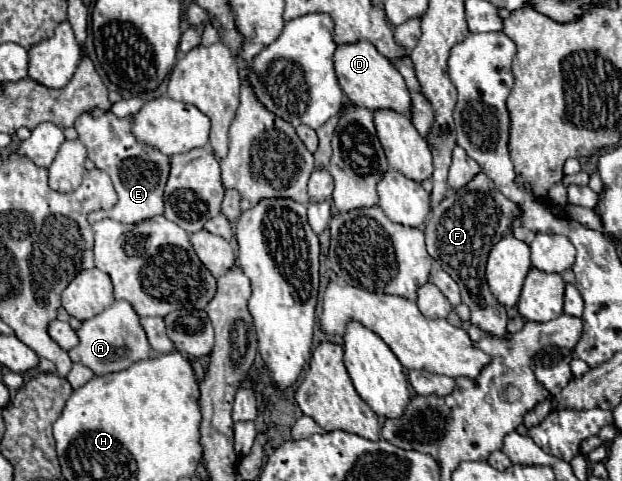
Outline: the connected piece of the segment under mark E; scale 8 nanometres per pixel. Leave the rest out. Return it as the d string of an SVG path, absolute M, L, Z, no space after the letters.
M110 111L102 115L84 113L76 121L78 139L88 147L88 157L96 165L96 169L106 171L116 187L118 203L108 211L94 211L88 215L90 223L96 223L100 219L114 219L120 223L140 223L144 219L152 219L156 215L164 213L164 185L170 171L170 161L164 153L156 151L154 147L148 147L144 143L138 143L130 131L130 117L118 119Z

